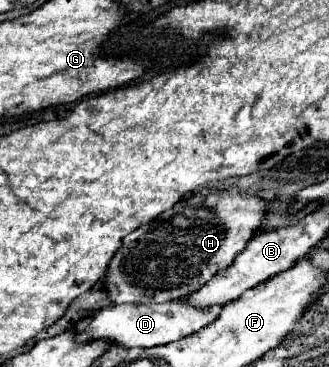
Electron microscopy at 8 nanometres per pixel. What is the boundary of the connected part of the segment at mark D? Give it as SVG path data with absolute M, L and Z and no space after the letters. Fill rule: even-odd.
M171 300L165 304L113 304L109 308L99 310L89 318L85 328L77 330L77 342L93 342L93 340L107 340L111 344L119 344L123 348L153 348L171 344L187 334L193 334L213 322L219 314L221 306L211 306L205 310L197 310L185 300Z

